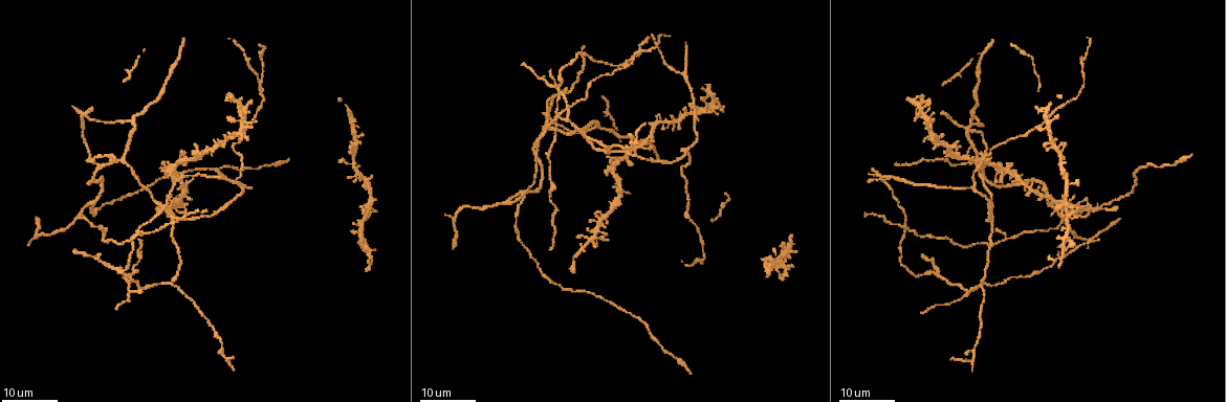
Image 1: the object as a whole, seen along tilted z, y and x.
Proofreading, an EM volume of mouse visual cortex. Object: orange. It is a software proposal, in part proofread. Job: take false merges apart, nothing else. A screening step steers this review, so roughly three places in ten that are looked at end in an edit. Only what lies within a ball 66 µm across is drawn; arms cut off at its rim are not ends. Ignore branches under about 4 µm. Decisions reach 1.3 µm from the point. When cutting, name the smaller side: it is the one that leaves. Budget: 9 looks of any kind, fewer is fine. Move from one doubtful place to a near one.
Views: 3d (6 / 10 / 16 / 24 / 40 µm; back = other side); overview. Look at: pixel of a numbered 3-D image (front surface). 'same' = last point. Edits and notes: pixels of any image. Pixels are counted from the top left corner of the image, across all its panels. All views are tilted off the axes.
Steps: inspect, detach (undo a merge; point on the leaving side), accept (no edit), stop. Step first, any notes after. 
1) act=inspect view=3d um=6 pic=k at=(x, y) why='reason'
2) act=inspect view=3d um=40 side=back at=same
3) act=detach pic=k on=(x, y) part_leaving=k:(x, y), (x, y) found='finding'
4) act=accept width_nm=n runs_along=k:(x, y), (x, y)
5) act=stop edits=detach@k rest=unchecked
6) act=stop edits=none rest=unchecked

act=inspect view=3d um=16 pic=1 at=(686, 151)

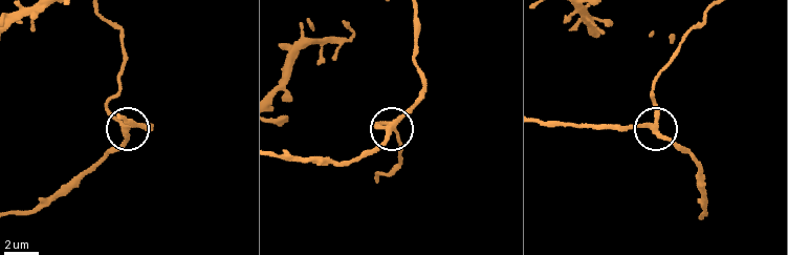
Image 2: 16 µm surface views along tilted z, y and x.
act=inspect view=3d um=10 pic=2 at=(656, 125)

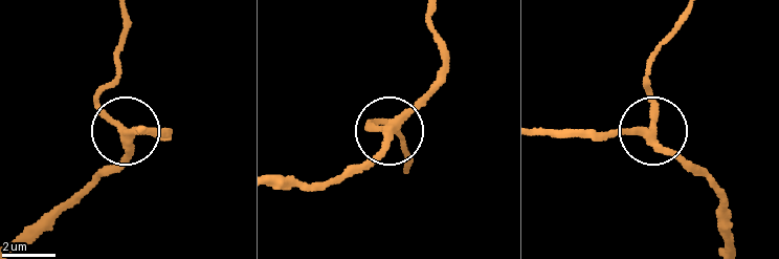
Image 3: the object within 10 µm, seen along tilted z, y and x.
act=accept arms=3 runs_along=3:(725, 244), (716, 192), (660, 139), (645, 132), (583, 131) found='continuous, no second neuron'

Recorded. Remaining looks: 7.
act=inspect view=3d um=24 pic=1 at=(937, 276) why='three arms meet'

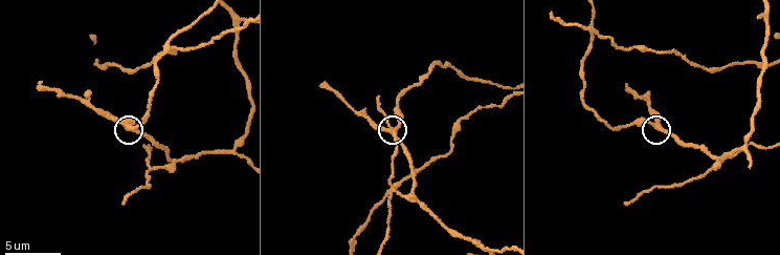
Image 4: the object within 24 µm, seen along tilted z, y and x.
act=inspect view=3d um=6 pic=4 at=(655, 126)

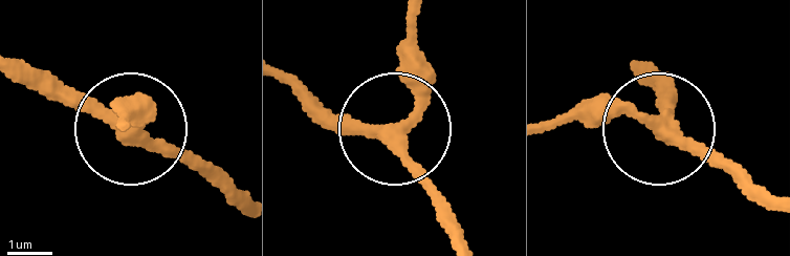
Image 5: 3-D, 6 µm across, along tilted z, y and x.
act=accept arms=3 runs_along=5:(765, 200), (673, 135), (672, 73) found='continuous, no second neuron'

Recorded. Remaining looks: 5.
act=inspect view=3d um=10 pic=4 at=(233, 150) why='three-way junction'

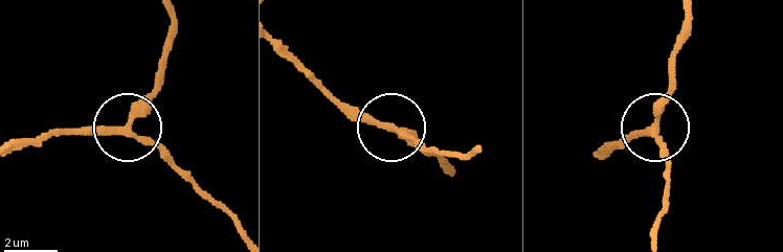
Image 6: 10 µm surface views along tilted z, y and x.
act=accept width_nm=220 runs_along=6:(170, 18), (162, 85), (132, 124), (179, 170) found='continuous, no second neuron'

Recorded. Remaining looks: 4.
act=inspect view=3d um=16 pic=1 at=(681, 74) why='arms part here'

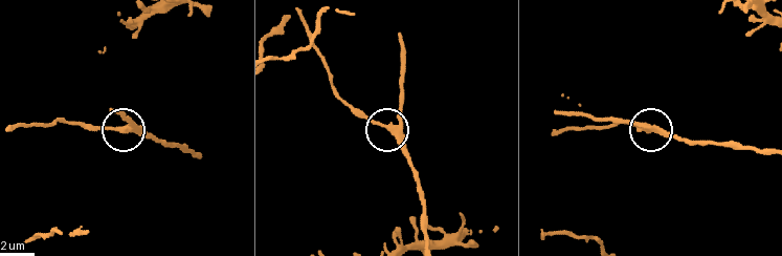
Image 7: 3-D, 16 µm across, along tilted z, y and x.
act=inspect view=3d um=10 pic=7 at=(124, 128) why='closer look'

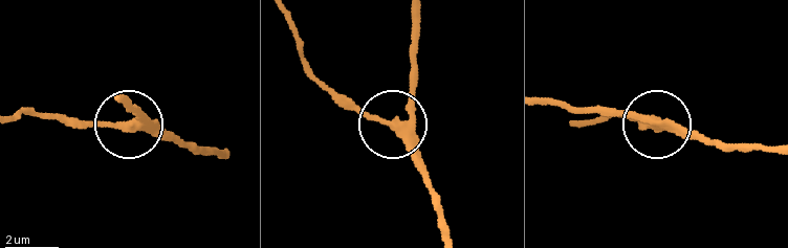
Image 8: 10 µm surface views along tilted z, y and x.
act=accept arms=3 runs_along=8:(445, 234), (438, 195), (397, 128), (408, 108), (415, 42) found='continuous, no second neuron'

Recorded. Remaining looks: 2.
act=stop edits=none rest=unchecked

